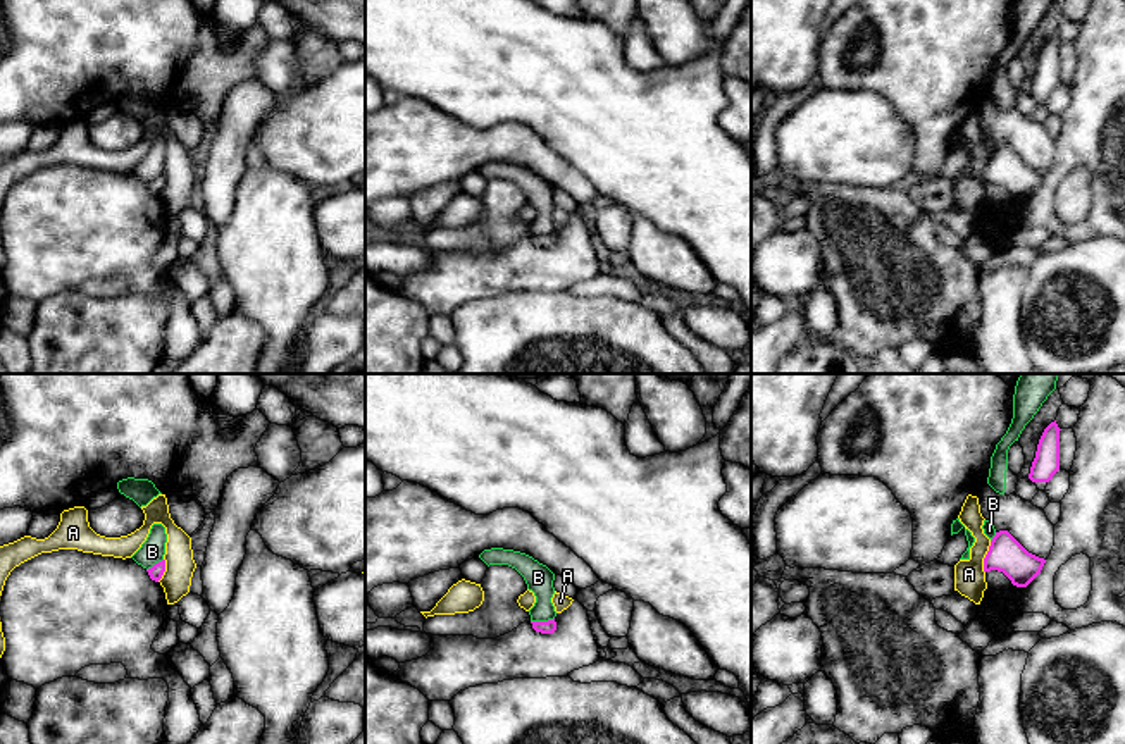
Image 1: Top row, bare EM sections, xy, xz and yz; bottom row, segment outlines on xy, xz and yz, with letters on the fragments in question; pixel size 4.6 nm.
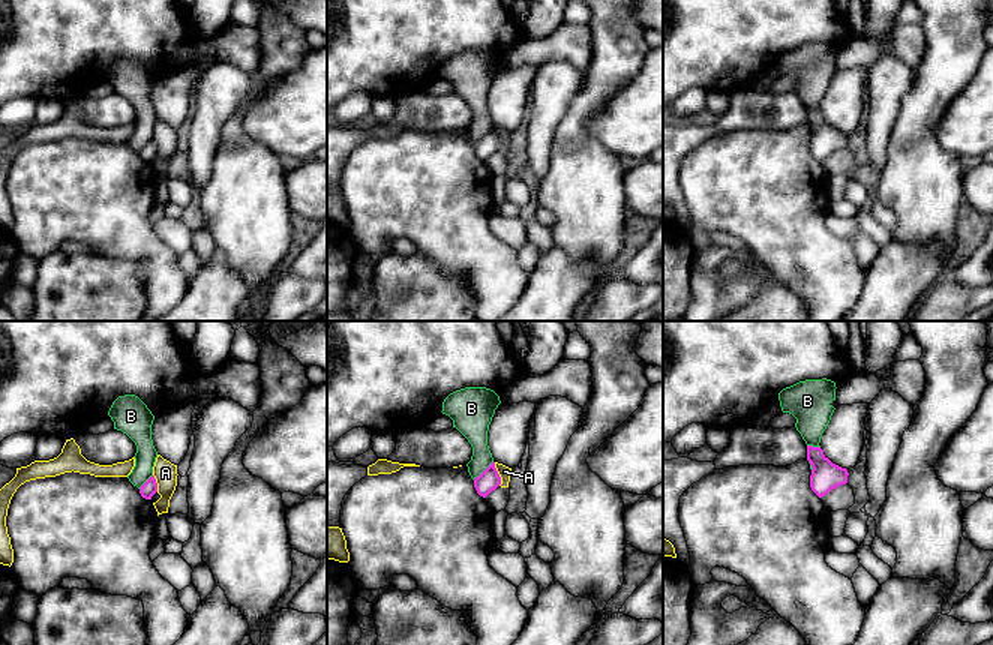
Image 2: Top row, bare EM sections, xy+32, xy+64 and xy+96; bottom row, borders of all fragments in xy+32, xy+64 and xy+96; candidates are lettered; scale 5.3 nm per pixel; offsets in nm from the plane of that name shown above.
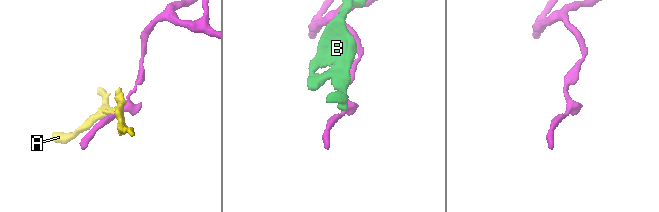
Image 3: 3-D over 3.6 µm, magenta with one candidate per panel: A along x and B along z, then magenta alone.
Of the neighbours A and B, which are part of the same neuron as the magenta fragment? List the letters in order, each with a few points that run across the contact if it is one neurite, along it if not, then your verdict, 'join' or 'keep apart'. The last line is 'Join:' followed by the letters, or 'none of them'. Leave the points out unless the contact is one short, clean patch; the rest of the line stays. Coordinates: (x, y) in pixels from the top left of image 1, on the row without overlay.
A: yz (991, 155), (984, 173), (984, 186) | keep apart
B: keep apart
Join: none of them

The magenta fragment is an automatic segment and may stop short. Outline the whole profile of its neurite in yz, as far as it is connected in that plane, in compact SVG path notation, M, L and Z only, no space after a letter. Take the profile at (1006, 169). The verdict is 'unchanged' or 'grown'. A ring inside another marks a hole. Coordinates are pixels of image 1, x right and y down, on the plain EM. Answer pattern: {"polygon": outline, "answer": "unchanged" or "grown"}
{"polygon": "M999 145L984 172L984 186L1003 186L1013 200L1027 202L1042 184L1046 174L1029 167L1008 145Z", "answer": "unchanged"}

